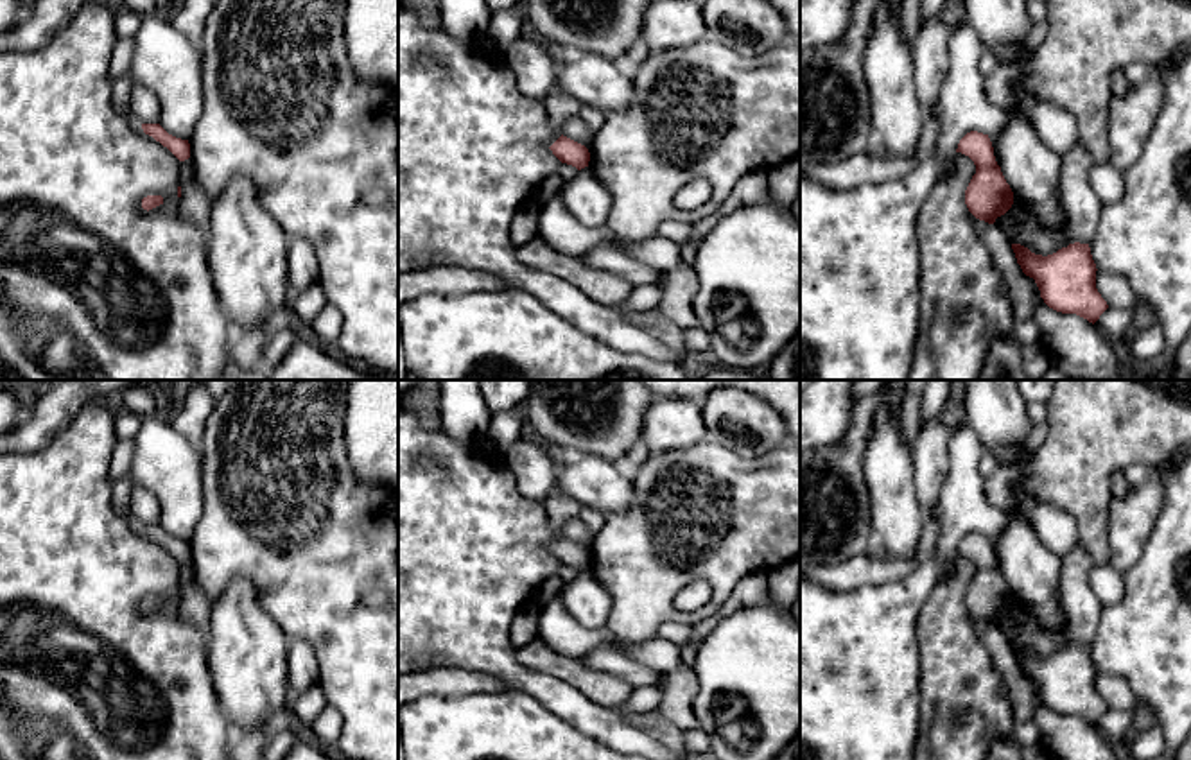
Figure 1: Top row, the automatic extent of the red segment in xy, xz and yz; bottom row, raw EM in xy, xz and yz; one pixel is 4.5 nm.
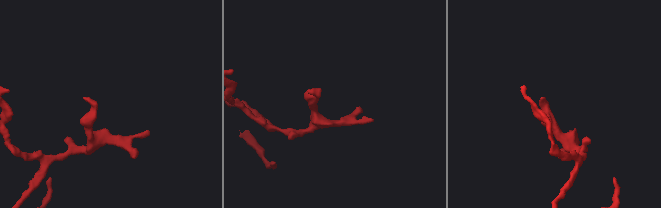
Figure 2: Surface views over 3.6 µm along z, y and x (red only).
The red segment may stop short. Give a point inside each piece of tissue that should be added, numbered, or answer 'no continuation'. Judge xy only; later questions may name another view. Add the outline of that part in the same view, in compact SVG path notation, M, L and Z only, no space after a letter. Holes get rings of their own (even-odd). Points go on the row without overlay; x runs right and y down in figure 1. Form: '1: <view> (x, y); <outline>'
1: xy (121, 497); M124 477L113 484L111 502L115 511L131 525L138 534L143 534L142 525L136 516L131 513L131 493L135 482L129 477ZM143 534L145 536L145 534Z

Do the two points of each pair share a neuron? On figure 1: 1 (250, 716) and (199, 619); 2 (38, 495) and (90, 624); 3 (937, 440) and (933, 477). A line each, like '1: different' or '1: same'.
1: different
2: same
3: same

